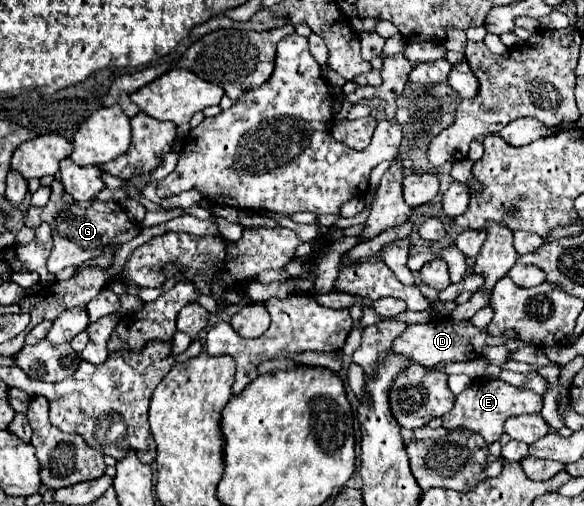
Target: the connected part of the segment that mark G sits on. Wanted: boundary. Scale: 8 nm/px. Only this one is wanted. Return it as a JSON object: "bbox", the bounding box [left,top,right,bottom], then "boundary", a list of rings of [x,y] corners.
{"bbox":[25,178,141,274],"boundary":[[[59,178],[51,184],[51,188],[53,188],[53,192],[51,192],[47,206],[43,206],[43,208],[31,206],[25,214],[27,226],[37,228],[41,222],[47,222],[53,230],[55,246],[47,260],[47,270],[51,274],[61,272],[65,266],[83,264],[85,260],[91,260],[93,256],[97,256],[97,252],[101,252],[101,248],[105,248],[105,244],[123,244],[123,242],[133,240],[141,232],[141,226],[137,226],[137,222],[133,222],[117,202],[93,202],[89,208],[79,208],[75,204],[61,202],[63,186],[61,186]]]}

